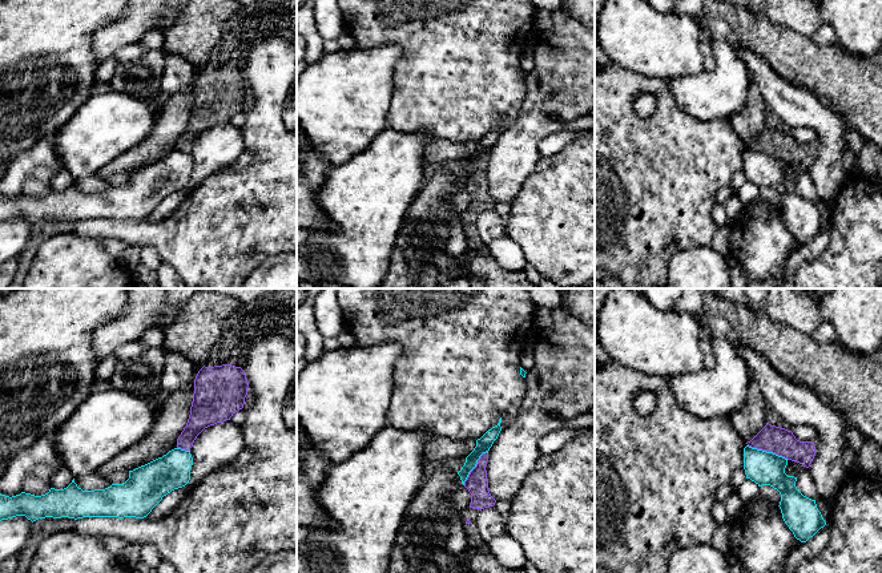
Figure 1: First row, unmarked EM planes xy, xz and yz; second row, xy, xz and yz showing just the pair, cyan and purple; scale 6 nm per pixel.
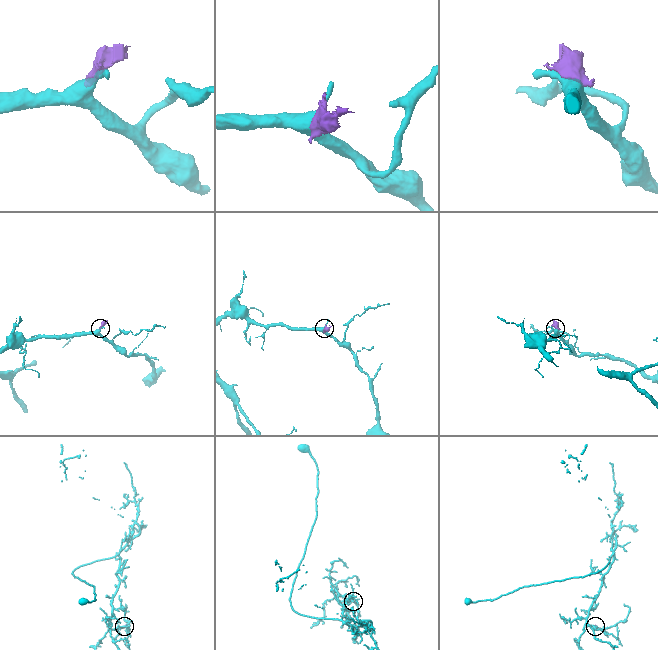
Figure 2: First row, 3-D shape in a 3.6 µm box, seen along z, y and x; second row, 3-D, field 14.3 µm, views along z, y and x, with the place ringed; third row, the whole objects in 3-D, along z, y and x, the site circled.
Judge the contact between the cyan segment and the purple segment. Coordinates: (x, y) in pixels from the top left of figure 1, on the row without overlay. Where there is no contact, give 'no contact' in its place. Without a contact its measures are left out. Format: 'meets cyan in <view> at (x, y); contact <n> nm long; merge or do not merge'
meets cyan in yz at (768, 154); contact 260 nm long; do not merge

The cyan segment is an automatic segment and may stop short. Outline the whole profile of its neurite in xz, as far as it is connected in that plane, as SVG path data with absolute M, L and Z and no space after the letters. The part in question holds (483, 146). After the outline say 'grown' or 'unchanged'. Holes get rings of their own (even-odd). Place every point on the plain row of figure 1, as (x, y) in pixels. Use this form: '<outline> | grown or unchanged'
M502 120L499 121L499 125L488 132L480 141L476 142L476 149L474 153L466 160L466 165L462 169L462 172L458 174L460 178L462 186L464 187L464 183L467 182L470 174L476 169L478 162L483 156L488 156L490 150L492 149L494 144L498 141L502 129Z | unchanged

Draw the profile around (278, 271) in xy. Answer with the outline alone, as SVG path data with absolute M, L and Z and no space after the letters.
M297 254L269 257L249 274L239 288L297 288Z

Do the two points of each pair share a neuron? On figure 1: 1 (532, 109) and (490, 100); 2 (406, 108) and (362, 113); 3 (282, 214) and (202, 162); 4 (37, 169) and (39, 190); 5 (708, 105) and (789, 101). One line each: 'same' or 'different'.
1: different
2: different
3: different
4: different
5: different

